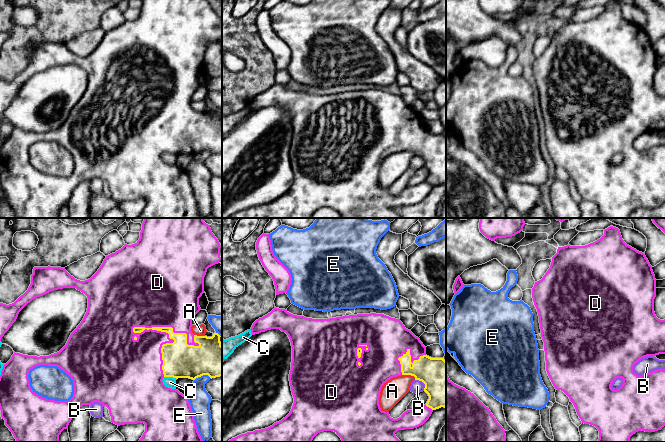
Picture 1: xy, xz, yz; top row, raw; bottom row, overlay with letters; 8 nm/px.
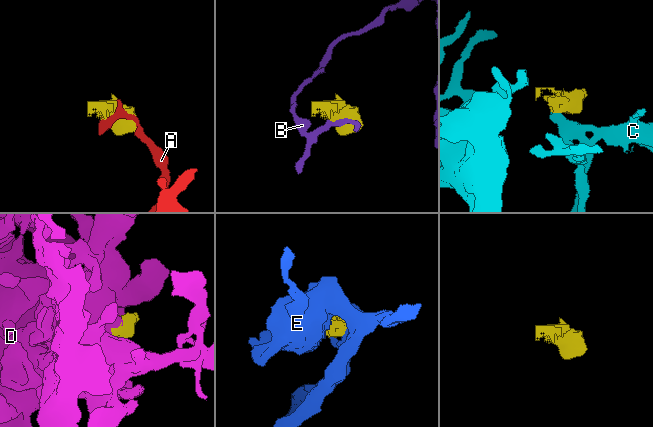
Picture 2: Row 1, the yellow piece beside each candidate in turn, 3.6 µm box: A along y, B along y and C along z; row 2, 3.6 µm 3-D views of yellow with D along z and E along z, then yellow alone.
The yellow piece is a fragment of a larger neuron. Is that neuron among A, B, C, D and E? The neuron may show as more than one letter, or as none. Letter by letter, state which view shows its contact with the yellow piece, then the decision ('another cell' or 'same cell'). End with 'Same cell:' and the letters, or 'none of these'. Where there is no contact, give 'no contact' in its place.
A: contact in xz; another cell
B: contact in xz; another cell
C: contact in xy; another cell
D: contact in xy; same cell
E: contact in xy; another cell
Same cell: D

